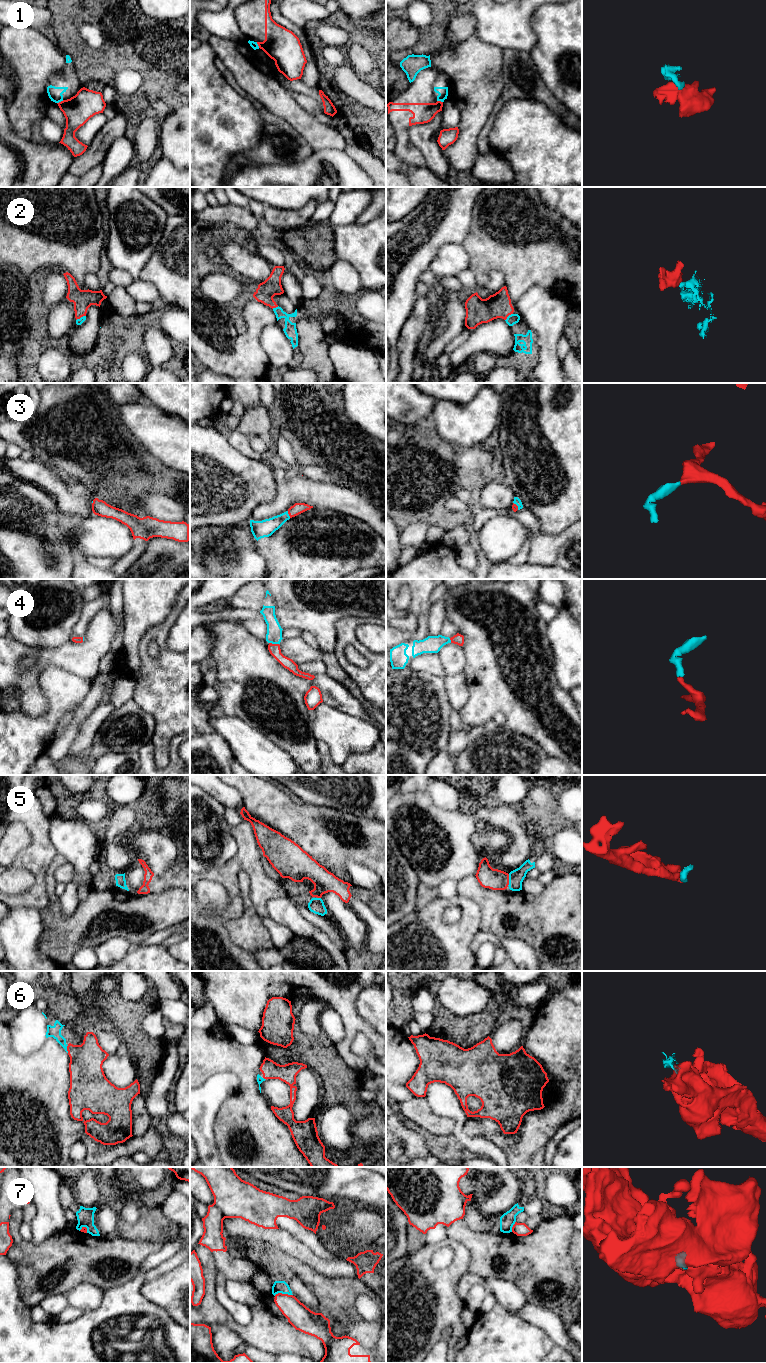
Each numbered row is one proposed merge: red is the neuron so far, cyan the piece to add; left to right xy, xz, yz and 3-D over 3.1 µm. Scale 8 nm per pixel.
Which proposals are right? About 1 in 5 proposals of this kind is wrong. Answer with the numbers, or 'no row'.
2, 3, 4, 5, 6

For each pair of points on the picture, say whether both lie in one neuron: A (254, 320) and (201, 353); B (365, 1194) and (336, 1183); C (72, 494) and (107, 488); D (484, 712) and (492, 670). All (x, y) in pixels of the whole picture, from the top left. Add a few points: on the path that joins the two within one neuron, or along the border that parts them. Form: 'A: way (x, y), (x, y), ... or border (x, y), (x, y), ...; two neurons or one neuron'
A: way (251, 337), (231, 357), (218, 357); one neuron
B: way (358, 1187), (354, 1183), (343, 1183); one neuron
C: border (70, 480), (84, 485), (96, 497); two neurons
D: way (484, 702), (492, 689), (492, 680); one neuron

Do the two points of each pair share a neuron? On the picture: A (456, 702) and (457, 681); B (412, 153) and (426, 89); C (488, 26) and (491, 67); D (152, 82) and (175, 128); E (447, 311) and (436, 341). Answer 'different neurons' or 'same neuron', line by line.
A: same neuron
B: same neuron
C: different neurons
D: different neurons
E: same neuron

